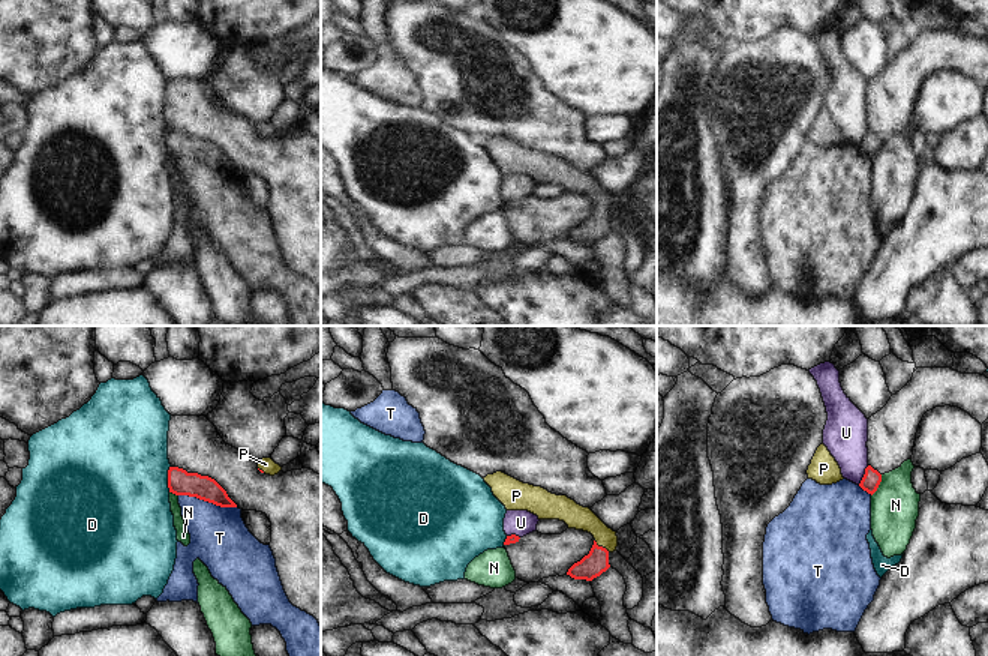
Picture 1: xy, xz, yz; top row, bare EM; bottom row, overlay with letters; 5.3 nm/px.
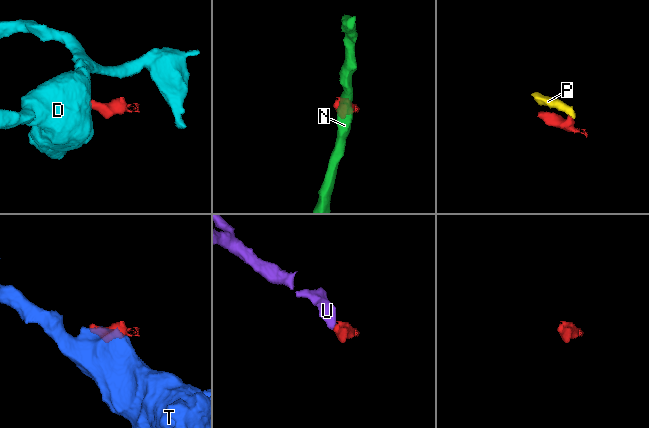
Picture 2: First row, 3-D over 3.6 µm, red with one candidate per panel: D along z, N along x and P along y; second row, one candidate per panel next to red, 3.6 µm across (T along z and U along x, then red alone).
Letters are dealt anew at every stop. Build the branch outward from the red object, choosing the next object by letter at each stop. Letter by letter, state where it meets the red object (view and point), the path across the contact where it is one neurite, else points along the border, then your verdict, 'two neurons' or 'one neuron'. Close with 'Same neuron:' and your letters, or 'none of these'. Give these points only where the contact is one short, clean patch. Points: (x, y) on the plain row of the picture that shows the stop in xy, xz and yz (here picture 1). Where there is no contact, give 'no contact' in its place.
D: xy (168, 143) | along xy (170, 129), (168, 155) | two neurons
N: yz (879, 147) | along yz (882, 138), (882, 144), (871, 159) | two neurons
P: xz (601, 210) | across xz (592, 228), (601, 210), (601, 200), (574, 179) | one neuron
T: xy (207, 164) | along xy (179, 158), (236, 171) | two neurons
U: yz (864, 138) | along yz (868, 129), (858, 147) | two neurons
Same neuron: P

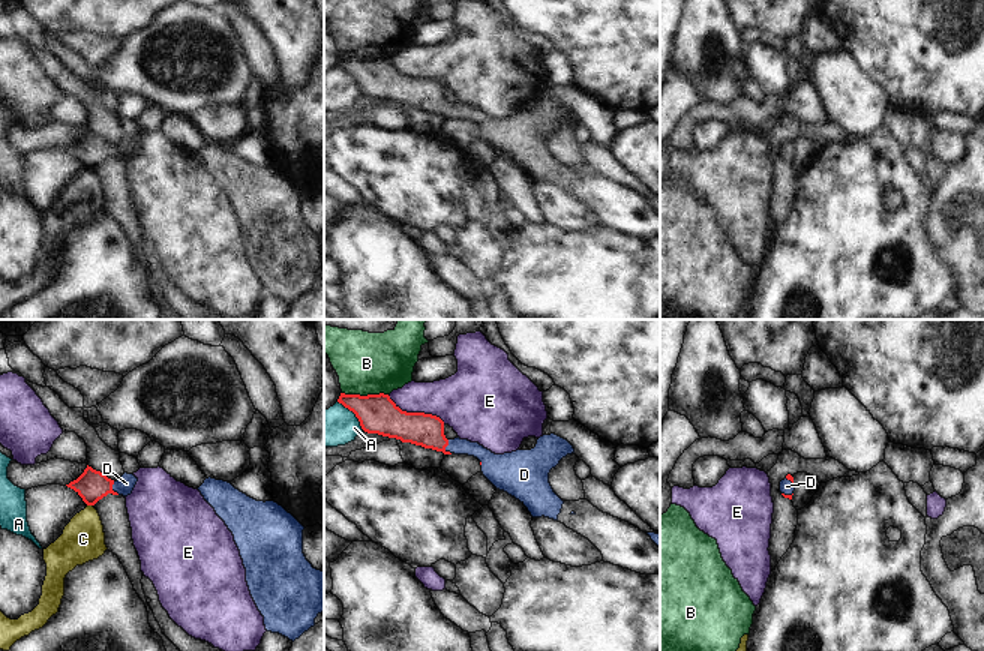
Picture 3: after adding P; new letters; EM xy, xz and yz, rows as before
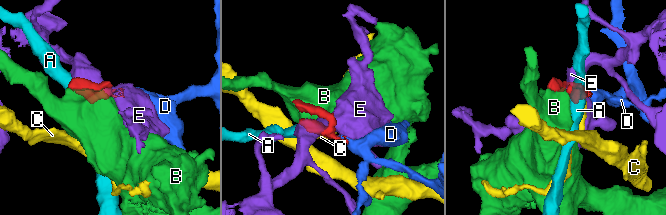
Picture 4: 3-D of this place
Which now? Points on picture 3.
A: xz (354, 77) | along xz (338, 65), (354, 78), (363, 93) | two neurons
B: xz (365, 60) | two neurons
C: xy (90, 168) | along xy (87, 168), (92, 170) | two neurons
D: xz (446, 110) | across xz (422, 93), (446, 110), (474, 113), (489, 125) | one neuron
E: xz (416, 77) | two neurons
Same neuron: D

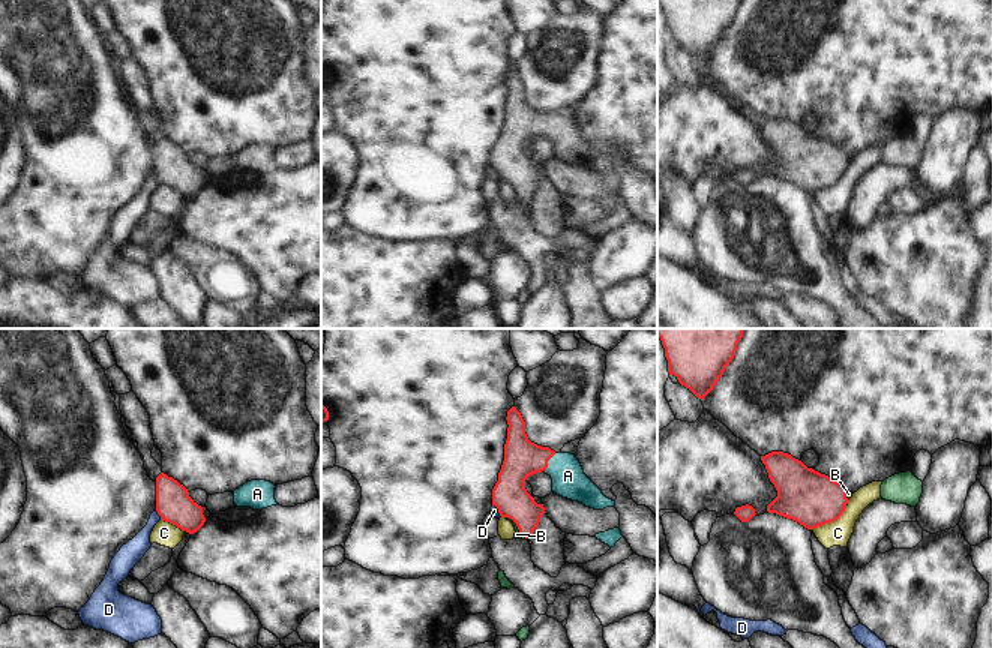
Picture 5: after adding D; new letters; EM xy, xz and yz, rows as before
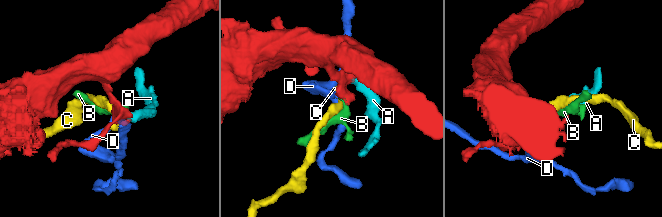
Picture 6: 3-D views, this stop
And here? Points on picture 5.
A: xz (547, 128) | across xz (523, 122), (547, 128), (556, 128), (568, 140) | one neuron
B: xz (518, 192) | across xz (509, 159), (518, 171), (518, 192), (517, 198) | one neuron
C: yz (830, 185) | along yz (847, 170), (836, 183), (812, 194) | two neurons
D: xy (158, 177) | along xy (155, 174), (161, 183) | two neurons
Same neuron: A, B

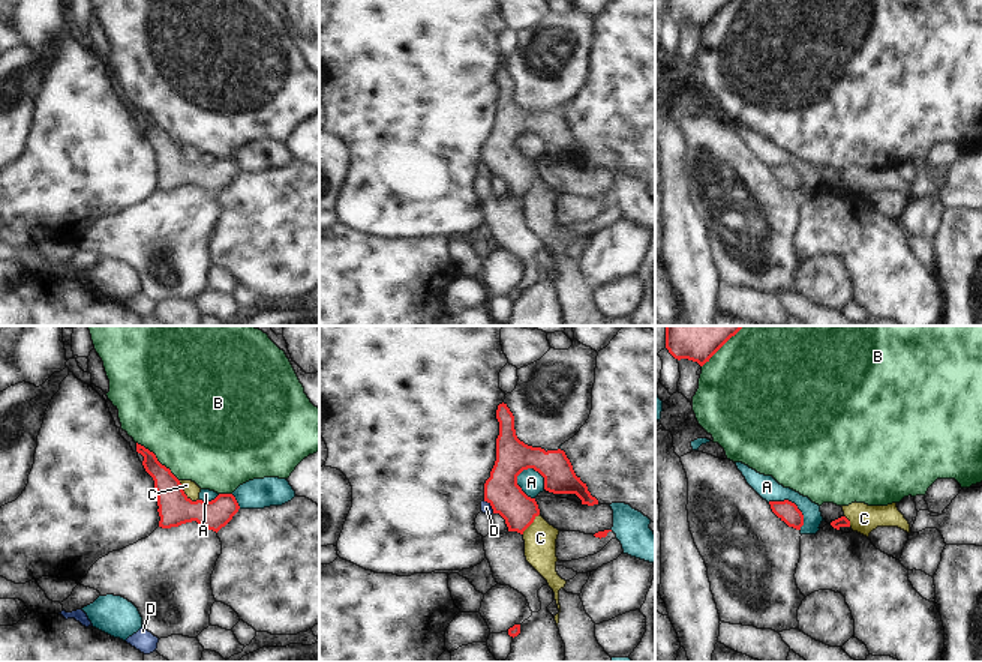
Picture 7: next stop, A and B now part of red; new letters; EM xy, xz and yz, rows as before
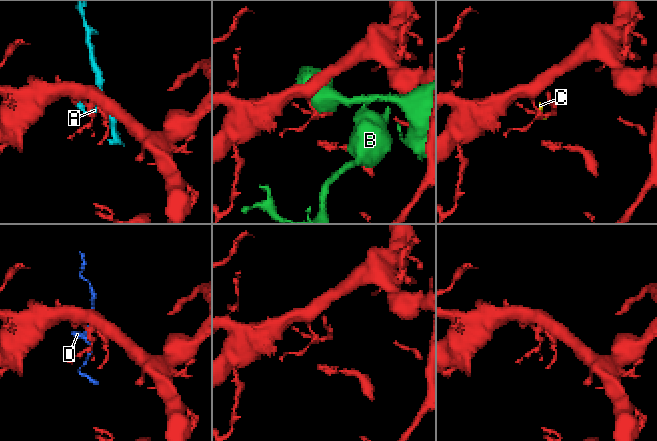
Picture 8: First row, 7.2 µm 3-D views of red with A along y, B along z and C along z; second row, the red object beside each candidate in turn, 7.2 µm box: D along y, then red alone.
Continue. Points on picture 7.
A: xz (516, 147) | two neurons
B: xy (156, 123) | two neurons
C: xy (185, 158) | two neurons
D: xz (490, 168) | along xz (483, 164), (493, 176) | two neurons
Same neuron: none of these

